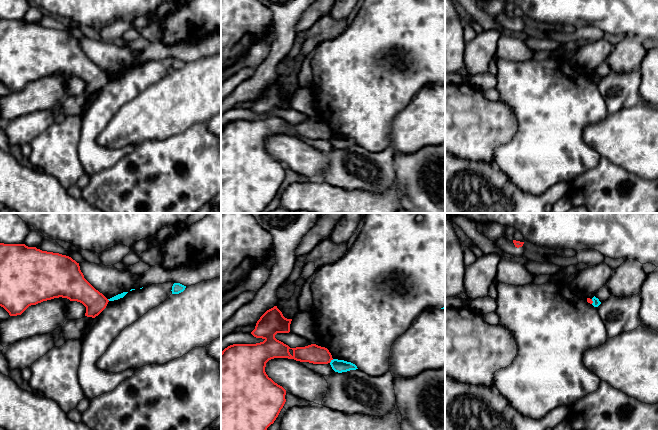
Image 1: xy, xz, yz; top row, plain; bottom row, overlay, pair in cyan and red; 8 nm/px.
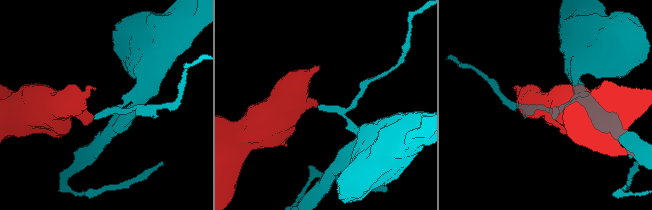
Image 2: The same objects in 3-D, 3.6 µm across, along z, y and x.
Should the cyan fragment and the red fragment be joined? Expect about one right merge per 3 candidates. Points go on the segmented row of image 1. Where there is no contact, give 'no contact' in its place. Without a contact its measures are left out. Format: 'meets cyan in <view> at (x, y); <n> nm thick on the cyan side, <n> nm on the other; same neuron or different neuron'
meets cyan in xz at (331, 360); 100 nm thick on the cyan side, 150 nm on the other; different neuron

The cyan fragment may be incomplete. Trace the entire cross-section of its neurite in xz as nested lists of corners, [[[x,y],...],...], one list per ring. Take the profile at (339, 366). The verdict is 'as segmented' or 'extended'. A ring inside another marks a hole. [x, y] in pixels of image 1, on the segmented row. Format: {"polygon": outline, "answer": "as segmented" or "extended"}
{"polygon": [[[338,359],[331,360],[330,365],[331,365],[332,369],[338,373],[358,369],[355,364],[344,361],[344,360],[338,360]]], "answer": "as segmented"}

